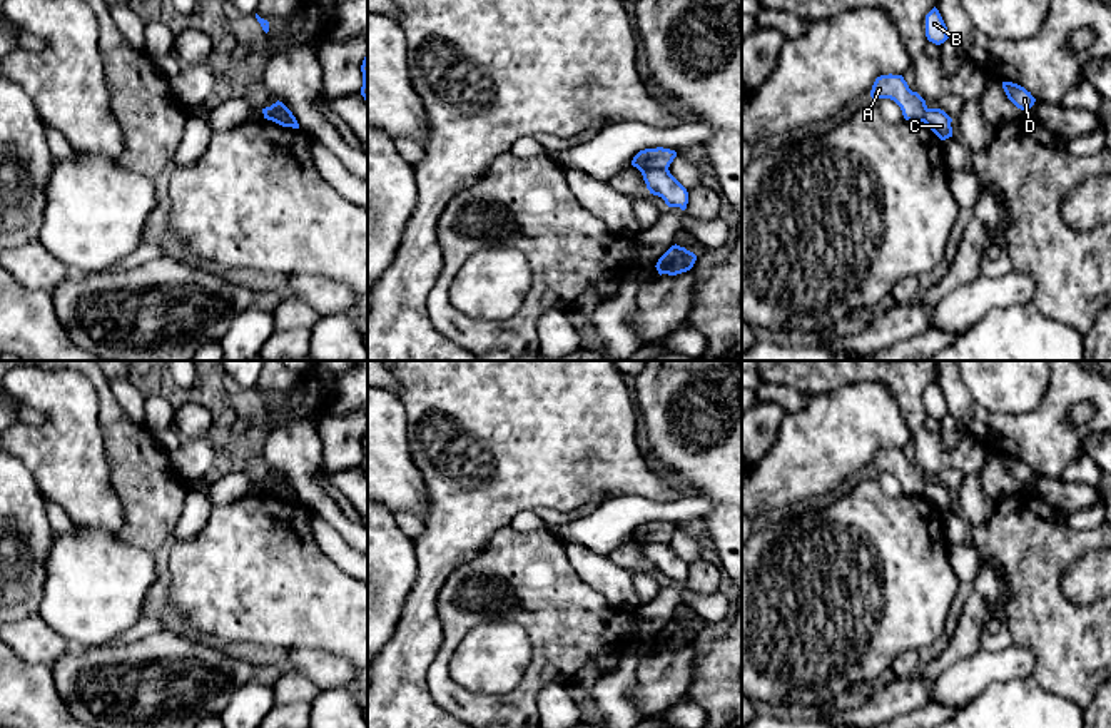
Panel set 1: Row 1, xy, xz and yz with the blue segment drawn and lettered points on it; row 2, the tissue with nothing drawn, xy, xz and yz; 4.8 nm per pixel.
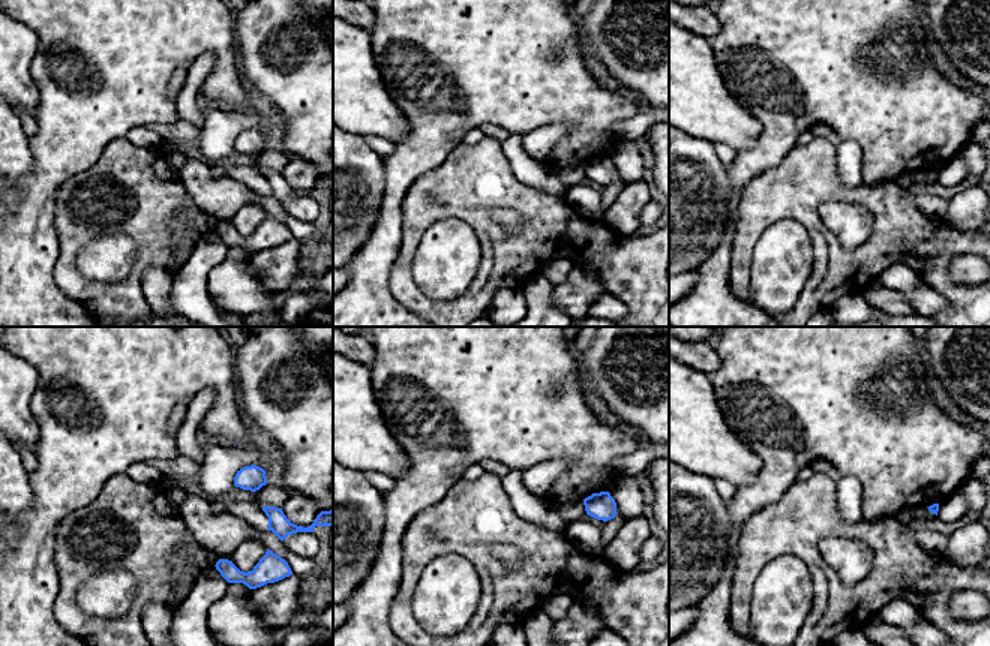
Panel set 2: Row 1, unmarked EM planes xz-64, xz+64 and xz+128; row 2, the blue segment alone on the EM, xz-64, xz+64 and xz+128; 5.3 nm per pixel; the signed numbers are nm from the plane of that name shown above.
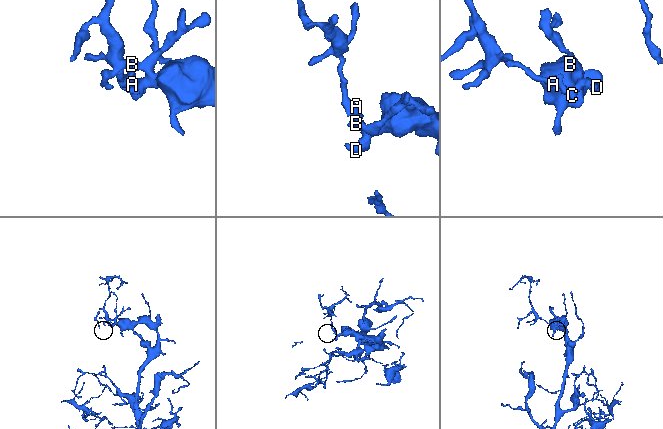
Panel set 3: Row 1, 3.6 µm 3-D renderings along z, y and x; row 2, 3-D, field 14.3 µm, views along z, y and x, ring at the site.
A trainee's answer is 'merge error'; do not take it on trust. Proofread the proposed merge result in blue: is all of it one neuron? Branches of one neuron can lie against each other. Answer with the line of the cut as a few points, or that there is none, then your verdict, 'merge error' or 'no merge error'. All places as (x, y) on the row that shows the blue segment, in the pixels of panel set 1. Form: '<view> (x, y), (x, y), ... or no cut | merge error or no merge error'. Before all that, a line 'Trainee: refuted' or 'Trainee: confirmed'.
Trainee: confirmed
xz (667, 167), (650, 167), (642, 174) | merge error

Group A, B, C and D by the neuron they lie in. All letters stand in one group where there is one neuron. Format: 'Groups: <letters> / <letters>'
Groups: A / B C D

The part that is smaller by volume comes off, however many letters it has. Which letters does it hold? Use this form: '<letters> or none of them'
A

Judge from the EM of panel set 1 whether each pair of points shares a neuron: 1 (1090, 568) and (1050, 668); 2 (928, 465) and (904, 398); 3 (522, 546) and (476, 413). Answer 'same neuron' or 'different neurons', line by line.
1: different neurons
2: same neuron
3: different neurons

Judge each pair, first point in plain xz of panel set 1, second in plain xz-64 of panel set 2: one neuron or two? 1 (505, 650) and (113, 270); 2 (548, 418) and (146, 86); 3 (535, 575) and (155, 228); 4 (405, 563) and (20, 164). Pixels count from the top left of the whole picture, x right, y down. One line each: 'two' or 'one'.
1: one
2: one
3: one
4: one

